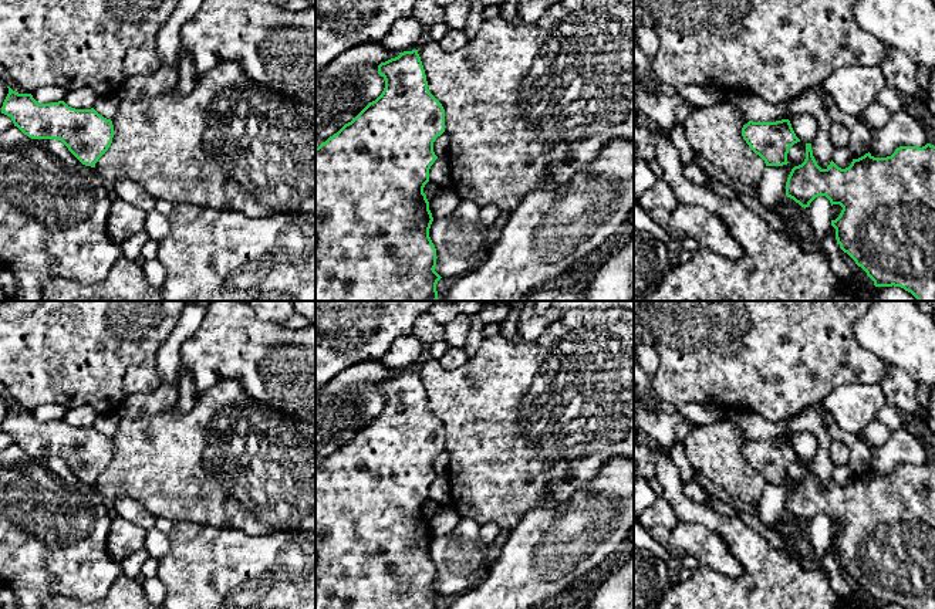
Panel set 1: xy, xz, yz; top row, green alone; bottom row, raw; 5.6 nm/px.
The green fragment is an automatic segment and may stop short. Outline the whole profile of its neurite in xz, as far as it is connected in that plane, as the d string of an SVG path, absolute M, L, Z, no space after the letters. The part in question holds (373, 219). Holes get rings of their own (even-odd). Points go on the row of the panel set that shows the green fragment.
M418 50L399 53L398 57L381 62L378 74L385 79L382 94L315 148L315 301L438 301L436 284L442 277L435 271L436 248L429 237L433 217L423 187L429 182L429 169L438 159L433 142L445 132L445 109L428 89Z

